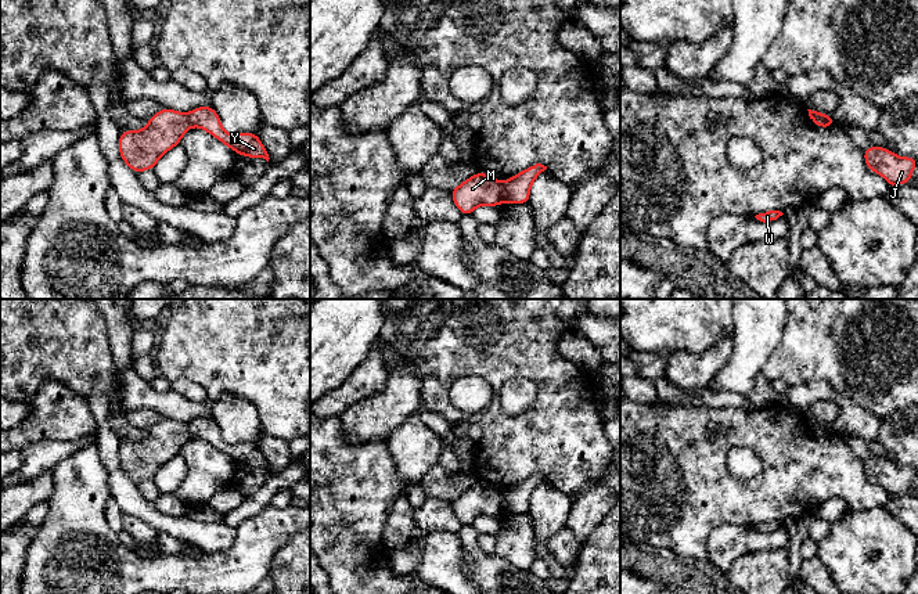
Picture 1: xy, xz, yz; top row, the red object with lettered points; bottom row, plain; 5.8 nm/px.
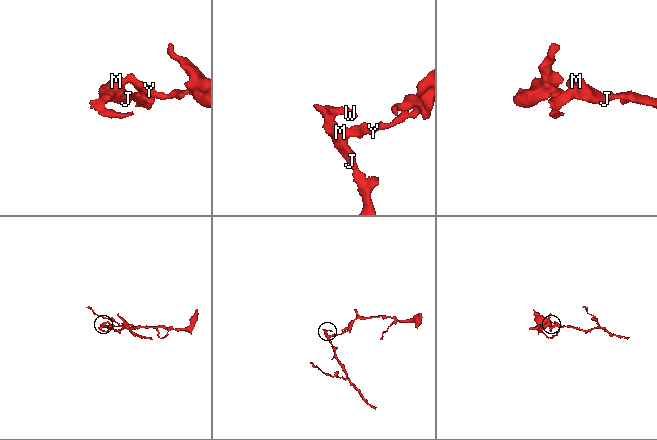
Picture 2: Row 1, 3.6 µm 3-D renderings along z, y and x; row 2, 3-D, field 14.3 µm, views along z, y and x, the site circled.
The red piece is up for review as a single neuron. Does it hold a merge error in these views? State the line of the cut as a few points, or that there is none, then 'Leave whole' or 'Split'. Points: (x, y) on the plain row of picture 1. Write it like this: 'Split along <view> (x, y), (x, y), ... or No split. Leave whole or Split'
Split along xz (499, 494), (501, 508). Split

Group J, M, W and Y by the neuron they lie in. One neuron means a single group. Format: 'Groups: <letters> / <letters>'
Groups: J M W / Y

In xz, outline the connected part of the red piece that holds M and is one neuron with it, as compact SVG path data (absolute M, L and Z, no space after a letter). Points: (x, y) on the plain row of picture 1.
M479 482L450 501L451 508L462 525L472 525L476 516L500 516L500 492Z

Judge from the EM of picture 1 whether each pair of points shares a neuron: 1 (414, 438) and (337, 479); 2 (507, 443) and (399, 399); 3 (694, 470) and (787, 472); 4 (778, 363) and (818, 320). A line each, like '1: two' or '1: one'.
1: two
2: two
3: one
4: one

